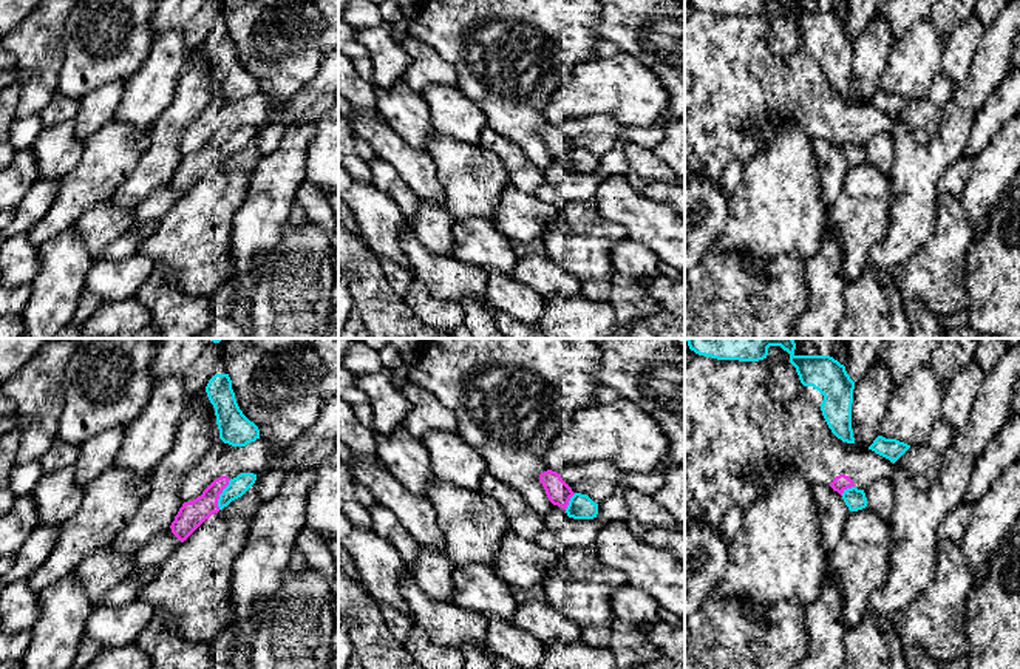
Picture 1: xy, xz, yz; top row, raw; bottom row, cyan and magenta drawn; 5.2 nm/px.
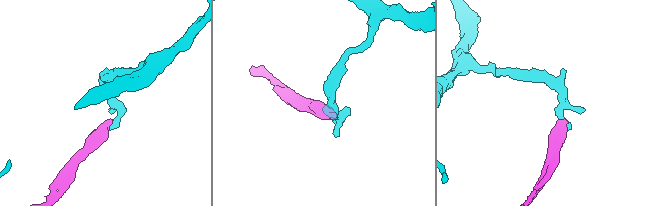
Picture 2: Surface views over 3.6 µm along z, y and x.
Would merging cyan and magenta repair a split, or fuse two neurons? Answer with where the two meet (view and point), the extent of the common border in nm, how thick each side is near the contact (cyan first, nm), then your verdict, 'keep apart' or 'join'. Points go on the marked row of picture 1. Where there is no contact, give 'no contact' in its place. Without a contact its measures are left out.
contact xy (220, 495); length 170 nm; calibres 100 and 140 nm; keep apart

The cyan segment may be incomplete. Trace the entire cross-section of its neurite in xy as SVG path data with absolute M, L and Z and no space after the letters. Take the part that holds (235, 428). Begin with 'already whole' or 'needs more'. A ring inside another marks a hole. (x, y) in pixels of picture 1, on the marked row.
already whole; M215 374L207 386L207 397L215 408L219 439L232 447L246 447L260 439L258 426L240 409L229 374Z

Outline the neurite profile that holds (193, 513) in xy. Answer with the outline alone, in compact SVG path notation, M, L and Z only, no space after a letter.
M221 476L207 485L201 496L182 504L170 525L172 533L181 542L184 542L206 519L219 511L218 499L229 485L229 481L227 476Z

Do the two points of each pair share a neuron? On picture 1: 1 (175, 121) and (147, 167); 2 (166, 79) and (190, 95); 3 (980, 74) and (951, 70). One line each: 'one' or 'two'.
1: one
2: two
3: two

